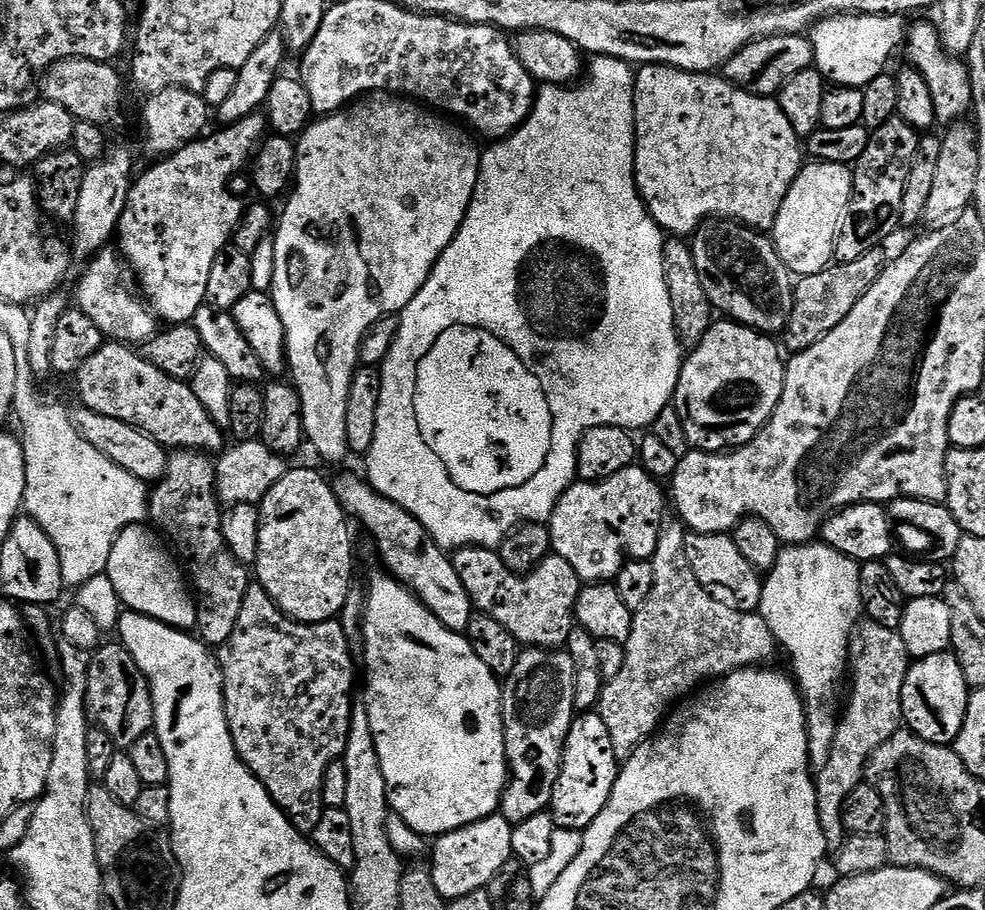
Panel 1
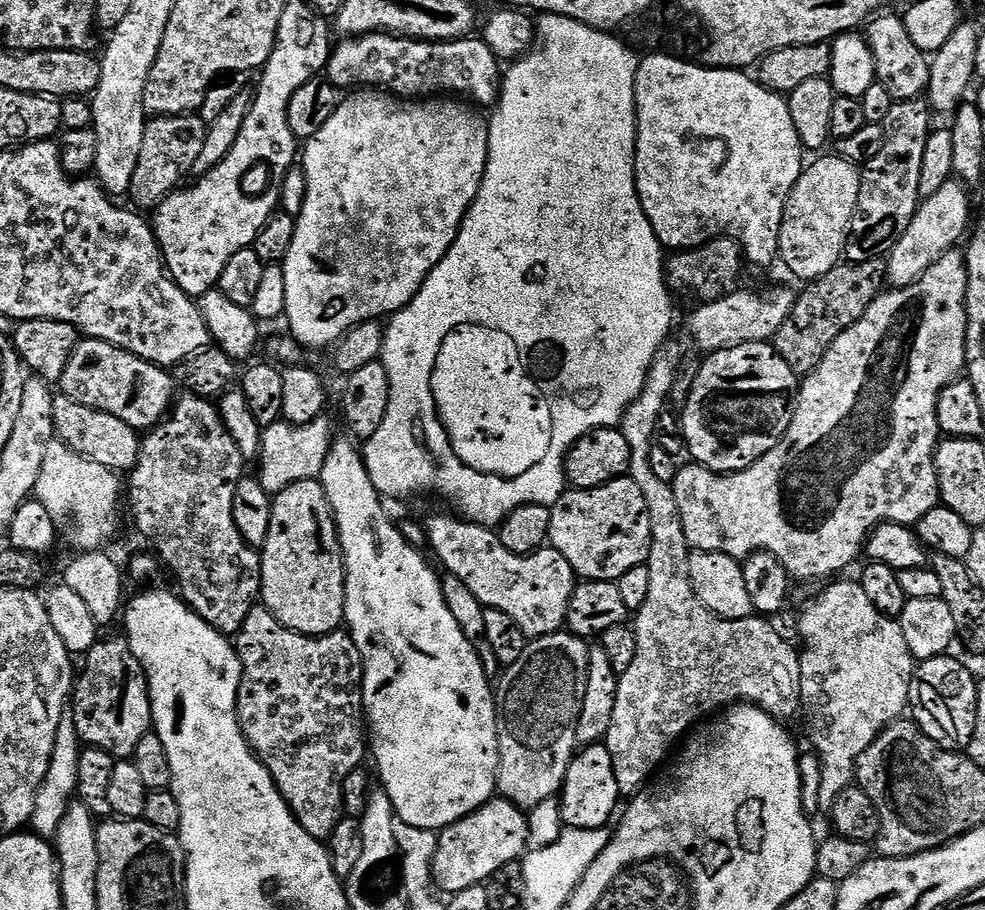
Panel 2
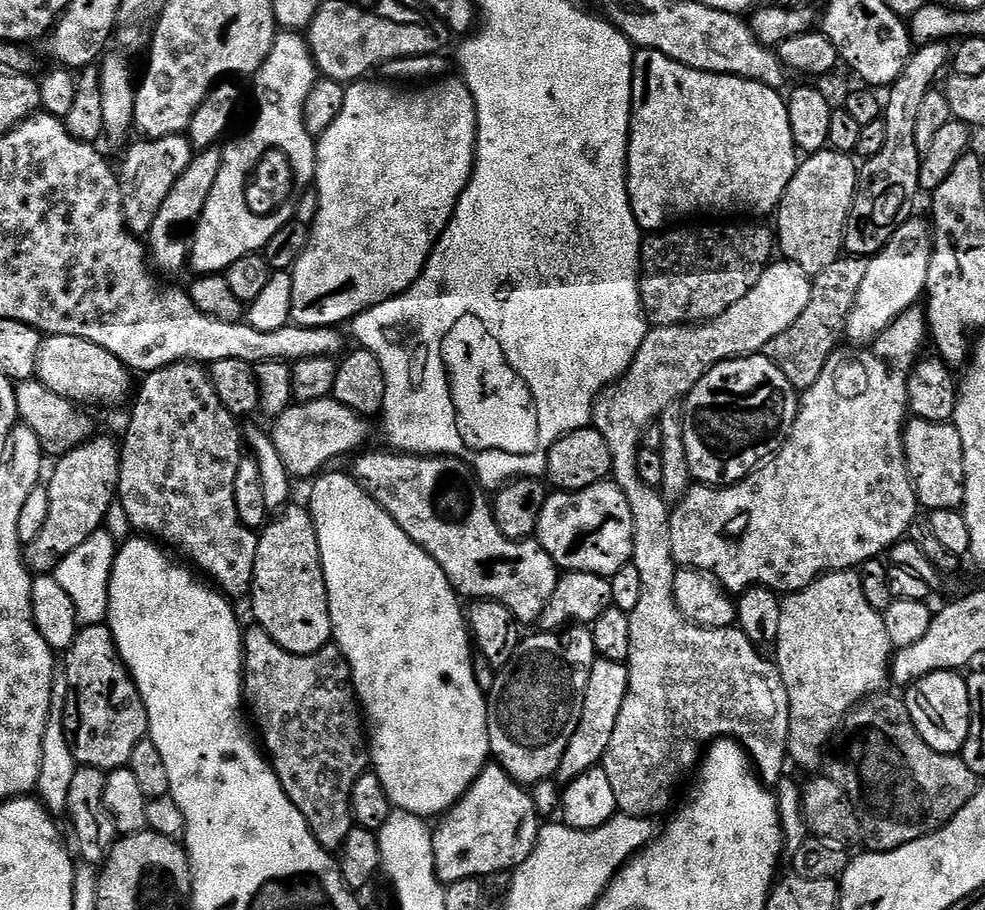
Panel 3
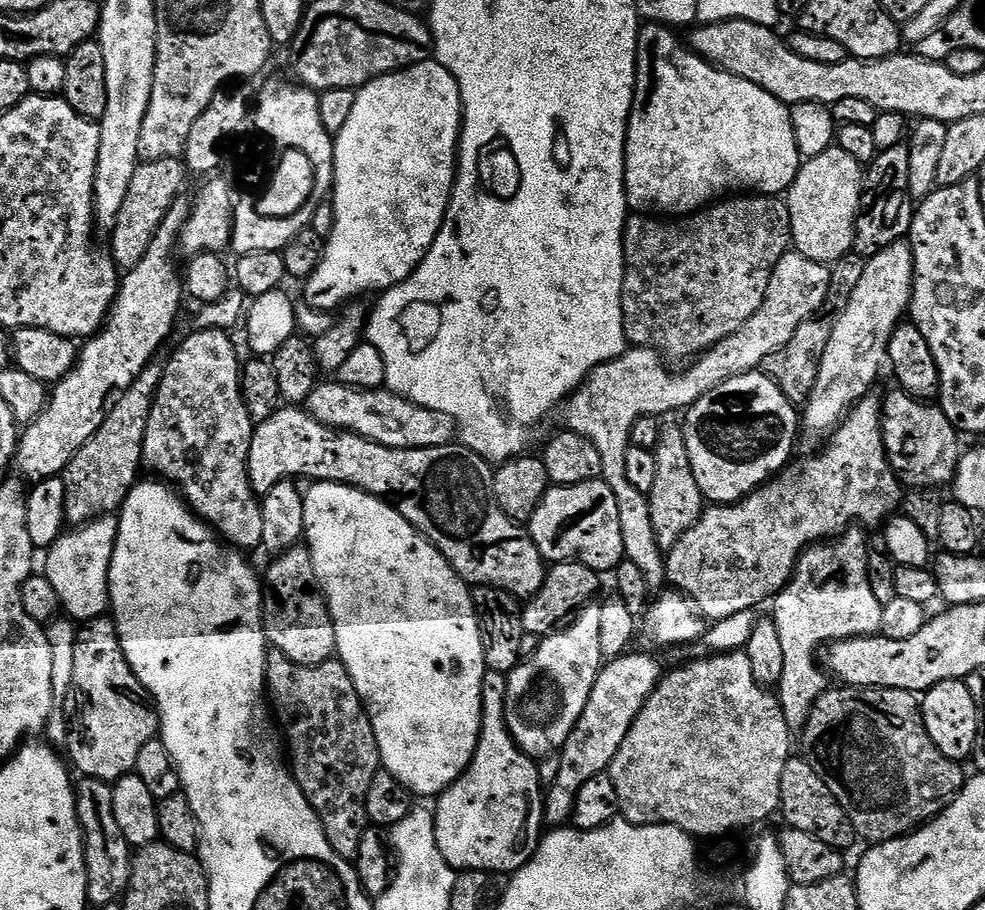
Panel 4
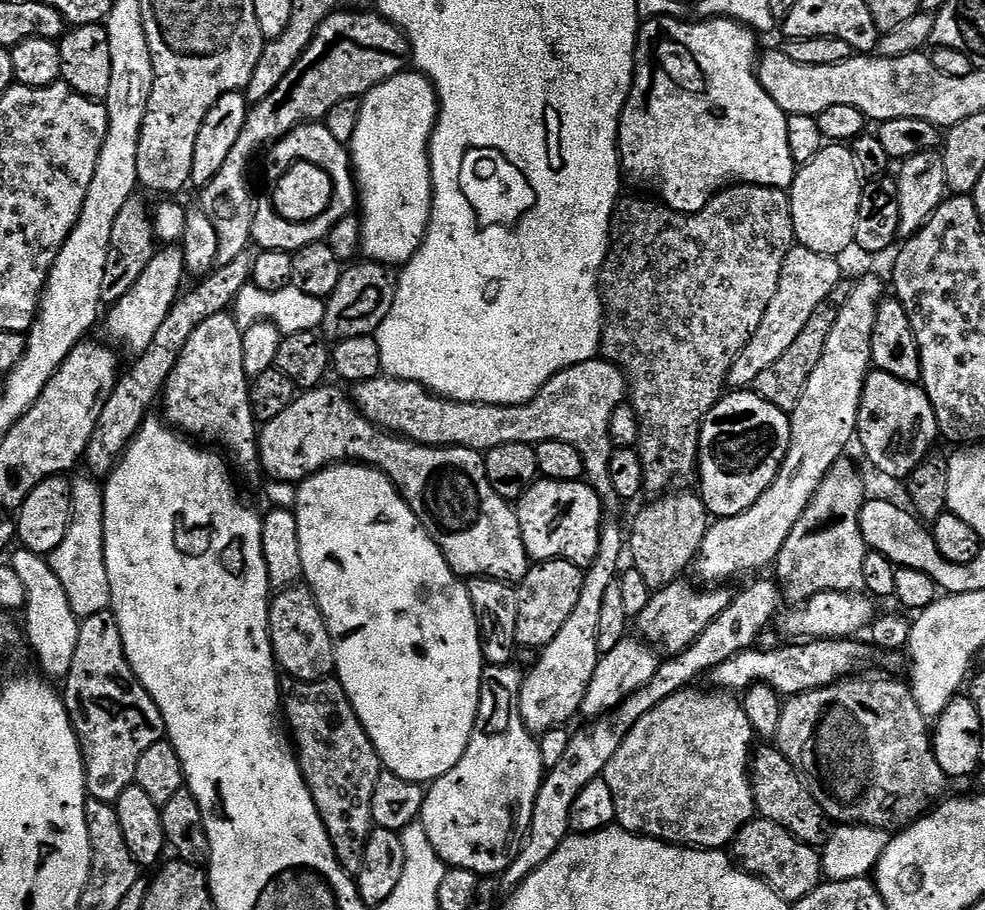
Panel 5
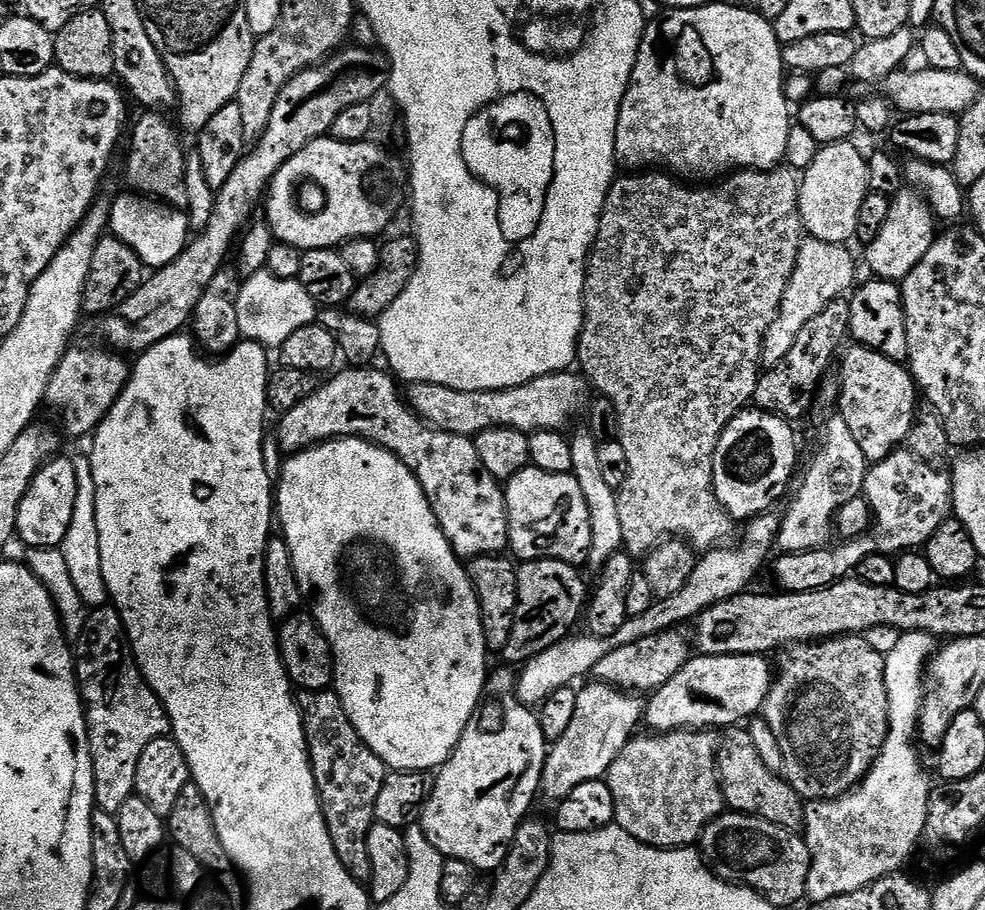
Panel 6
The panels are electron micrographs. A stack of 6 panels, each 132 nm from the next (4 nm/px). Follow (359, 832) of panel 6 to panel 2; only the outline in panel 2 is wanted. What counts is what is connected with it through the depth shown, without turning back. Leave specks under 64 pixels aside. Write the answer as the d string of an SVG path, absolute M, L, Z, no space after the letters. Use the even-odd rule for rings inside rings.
M254 606L246 614L245 621L234 637L234 649L239 661L236 721L240 733L275 782L280 797L284 799L302 830L306 830L306 834L310 834L315 840L325 841L342 816L338 807L336 771L340 768L341 775L348 775L357 771L363 765L360 763L366 760L366 736L358 715L354 676L352 680L352 637L344 630L325 636L303 636L282 627L268 613L267 608Z

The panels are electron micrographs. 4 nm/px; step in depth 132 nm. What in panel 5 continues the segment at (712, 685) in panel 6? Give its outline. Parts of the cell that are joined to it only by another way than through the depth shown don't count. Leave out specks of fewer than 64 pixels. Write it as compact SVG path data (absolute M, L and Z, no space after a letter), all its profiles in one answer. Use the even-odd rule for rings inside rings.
M859 639L846 640L810 640L807 642L788 642L785 648L776 648L773 652L756 652L749 650L740 652L734 658L722 662L717 668L713 668L710 679L715 687L720 690L747 690L751 684L768 684L781 697L797 696L803 692L809 692L815 688L825 688L831 684L837 684L841 678L851 677L859 668L868 664L867 643Z

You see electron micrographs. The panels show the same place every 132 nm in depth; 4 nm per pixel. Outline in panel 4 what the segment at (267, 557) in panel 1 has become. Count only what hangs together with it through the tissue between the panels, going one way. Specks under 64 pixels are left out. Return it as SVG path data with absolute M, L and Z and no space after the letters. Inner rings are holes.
M297 546L292 548L289 552L279 553L275 557L276 560L268 568L268 580L266 576L266 587L263 589L264 593L264 631L267 635L269 645L275 651L281 652L287 660L291 660L293 664L307 664L309 666L315 666L323 664L324 661L333 659L334 653L336 652L336 631L332 625L332 616L328 612L328 602L324 599L323 591L317 581L316 571L312 565L312 554L307 547Z

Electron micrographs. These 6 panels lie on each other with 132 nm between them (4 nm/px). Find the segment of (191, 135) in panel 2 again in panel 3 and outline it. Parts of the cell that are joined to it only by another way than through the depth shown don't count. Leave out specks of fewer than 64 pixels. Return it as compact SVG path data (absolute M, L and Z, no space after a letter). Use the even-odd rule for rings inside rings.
M184 134L157 140L140 138L137 141L137 144L129 146L124 165L118 168L118 179L124 196L124 220L128 228L137 234L148 234L155 216L162 209L162 202L166 201L179 176L190 166L194 149Z

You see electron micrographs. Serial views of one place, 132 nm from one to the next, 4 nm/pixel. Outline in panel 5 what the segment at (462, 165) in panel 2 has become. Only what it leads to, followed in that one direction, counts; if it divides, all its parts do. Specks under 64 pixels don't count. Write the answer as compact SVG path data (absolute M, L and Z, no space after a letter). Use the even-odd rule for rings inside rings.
M415 70L399 72L377 88L371 88L362 98L358 130L354 130L350 153L358 189L360 244L367 259L403 266L424 241L428 216L432 213L428 143L437 111L434 86Z

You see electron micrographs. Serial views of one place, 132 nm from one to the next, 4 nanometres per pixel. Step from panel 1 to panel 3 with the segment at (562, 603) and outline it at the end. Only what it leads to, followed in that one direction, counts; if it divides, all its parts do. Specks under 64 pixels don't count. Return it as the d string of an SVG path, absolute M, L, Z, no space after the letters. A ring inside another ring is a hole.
M395 450L383 451L384 452L368 452L365 456L357 455L355 457L355 459L357 458L356 465L350 469L350 472L358 481L360 487L391 516L397 526L402 529L422 551L432 555L438 562L438 566L446 574L446 578L452 584L452 587L456 589L461 597L467 598L467 596L472 596L471 598L475 598L476 600L496 600L500 604L505 604L505 606L515 614L517 621L519 621L521 625L535 625L537 621L539 621L542 613L546 610L546 606L550 602L550 598L556 589L556 584L561 578L561 573L558 571L556 563L552 561L546 549L535 539L511 540L502 534L502 530L498 530L489 497L488 500L484 497L484 495L486 495L485 489L482 487L480 481L476 479L475 475L473 475L472 467L465 464L463 460L454 456L413 456L411 454L401 454Z

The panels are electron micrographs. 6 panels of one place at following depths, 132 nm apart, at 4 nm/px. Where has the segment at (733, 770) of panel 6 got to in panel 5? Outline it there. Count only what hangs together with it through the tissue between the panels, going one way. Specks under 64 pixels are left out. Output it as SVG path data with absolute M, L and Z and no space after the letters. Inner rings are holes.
M757 747L754 759L750 764L752 781L752 797L756 803L756 811L761 817L778 826L782 826L790 834L797 836L802 843L820 846L825 843L826 817L818 802L810 794L810 790L800 781L800 775L790 766L790 762L780 752L779 747Z

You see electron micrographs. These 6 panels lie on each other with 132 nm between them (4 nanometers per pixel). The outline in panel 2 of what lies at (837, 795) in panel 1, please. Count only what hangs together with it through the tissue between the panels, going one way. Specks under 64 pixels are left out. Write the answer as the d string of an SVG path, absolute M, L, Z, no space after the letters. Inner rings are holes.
M844 580L818 593L800 616L800 636L804 639L804 649L798 652L798 716L804 719L809 742L817 748L821 789L847 788L853 783L860 753L883 728L905 715L914 661L902 638L899 623L874 610L859 582L851 584Z

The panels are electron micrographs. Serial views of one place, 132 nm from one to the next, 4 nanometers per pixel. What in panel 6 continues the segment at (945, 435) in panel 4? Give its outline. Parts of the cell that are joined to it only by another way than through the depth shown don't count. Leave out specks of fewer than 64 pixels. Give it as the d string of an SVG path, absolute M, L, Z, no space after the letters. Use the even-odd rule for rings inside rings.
M852 346L840 364L838 375L838 412L844 417L846 426L850 426L850 434L854 434L854 442L862 446L862 454L869 462L884 460L892 452L897 451L907 441L912 425L916 423L918 389L912 373L899 360L891 360L878 354L872 348Z

